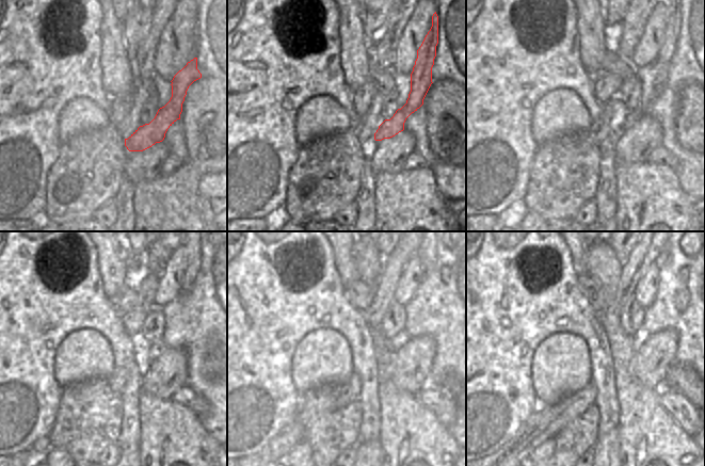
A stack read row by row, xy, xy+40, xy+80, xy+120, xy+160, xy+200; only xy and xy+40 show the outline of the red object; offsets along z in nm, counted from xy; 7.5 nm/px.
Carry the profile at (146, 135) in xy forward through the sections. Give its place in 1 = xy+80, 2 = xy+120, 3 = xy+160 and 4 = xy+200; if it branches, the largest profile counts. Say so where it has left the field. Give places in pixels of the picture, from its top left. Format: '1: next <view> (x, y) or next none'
1: next xy+80 (660, 65)
2: next xy+120 (193, 253)
3: next xy+160 (427, 253)
4: next xy+200 (662, 255)

